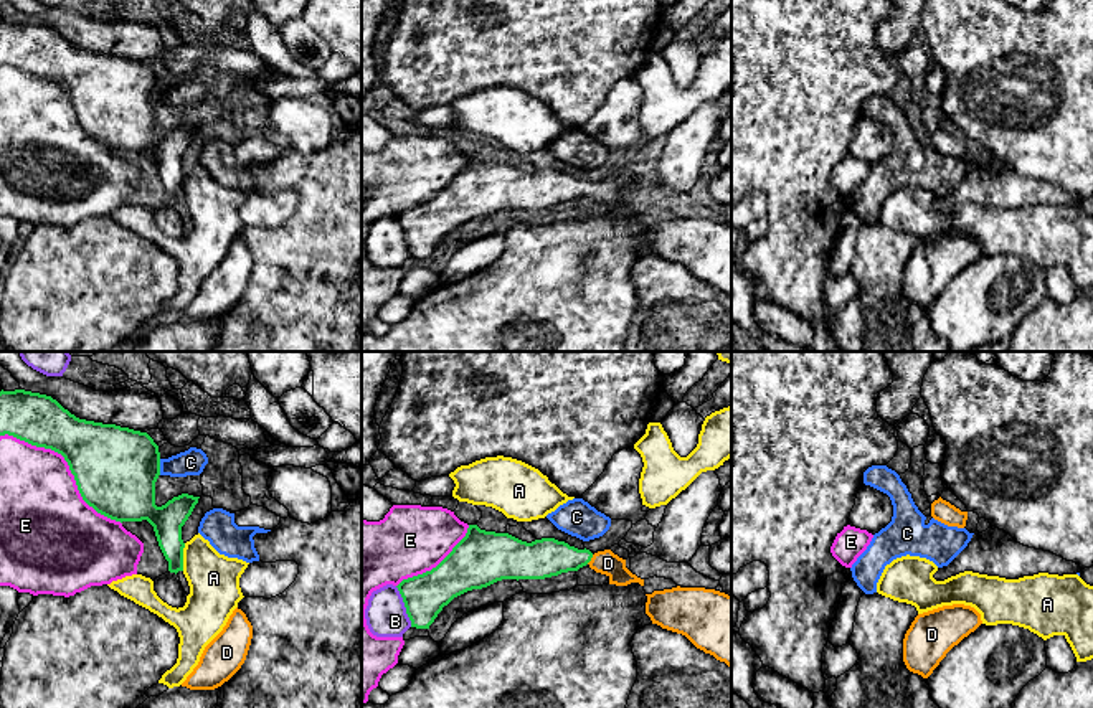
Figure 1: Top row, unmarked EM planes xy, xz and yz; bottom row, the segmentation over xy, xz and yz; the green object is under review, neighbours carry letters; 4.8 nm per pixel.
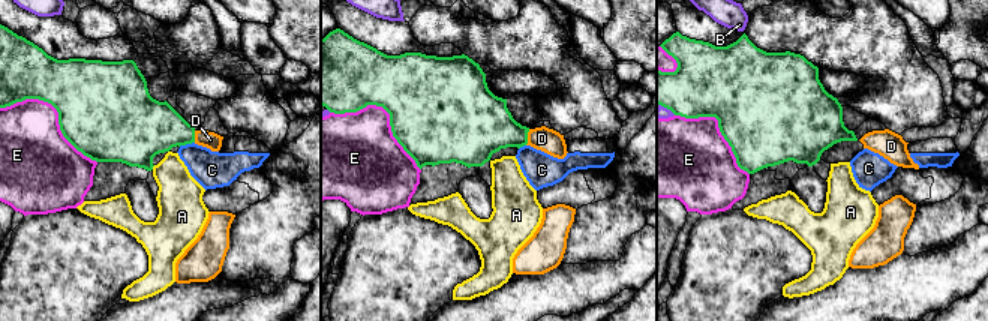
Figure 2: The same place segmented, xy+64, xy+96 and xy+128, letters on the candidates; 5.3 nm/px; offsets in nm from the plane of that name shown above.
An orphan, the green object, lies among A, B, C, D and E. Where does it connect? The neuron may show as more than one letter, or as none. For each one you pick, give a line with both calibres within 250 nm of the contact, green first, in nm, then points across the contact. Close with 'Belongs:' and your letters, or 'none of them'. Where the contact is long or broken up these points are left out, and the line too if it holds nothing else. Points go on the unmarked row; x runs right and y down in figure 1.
D: Thickness 190 nm (green) against 120 nm. Path across: xz (542, 188), (590, 190), (608, 193)
Belongs: D

